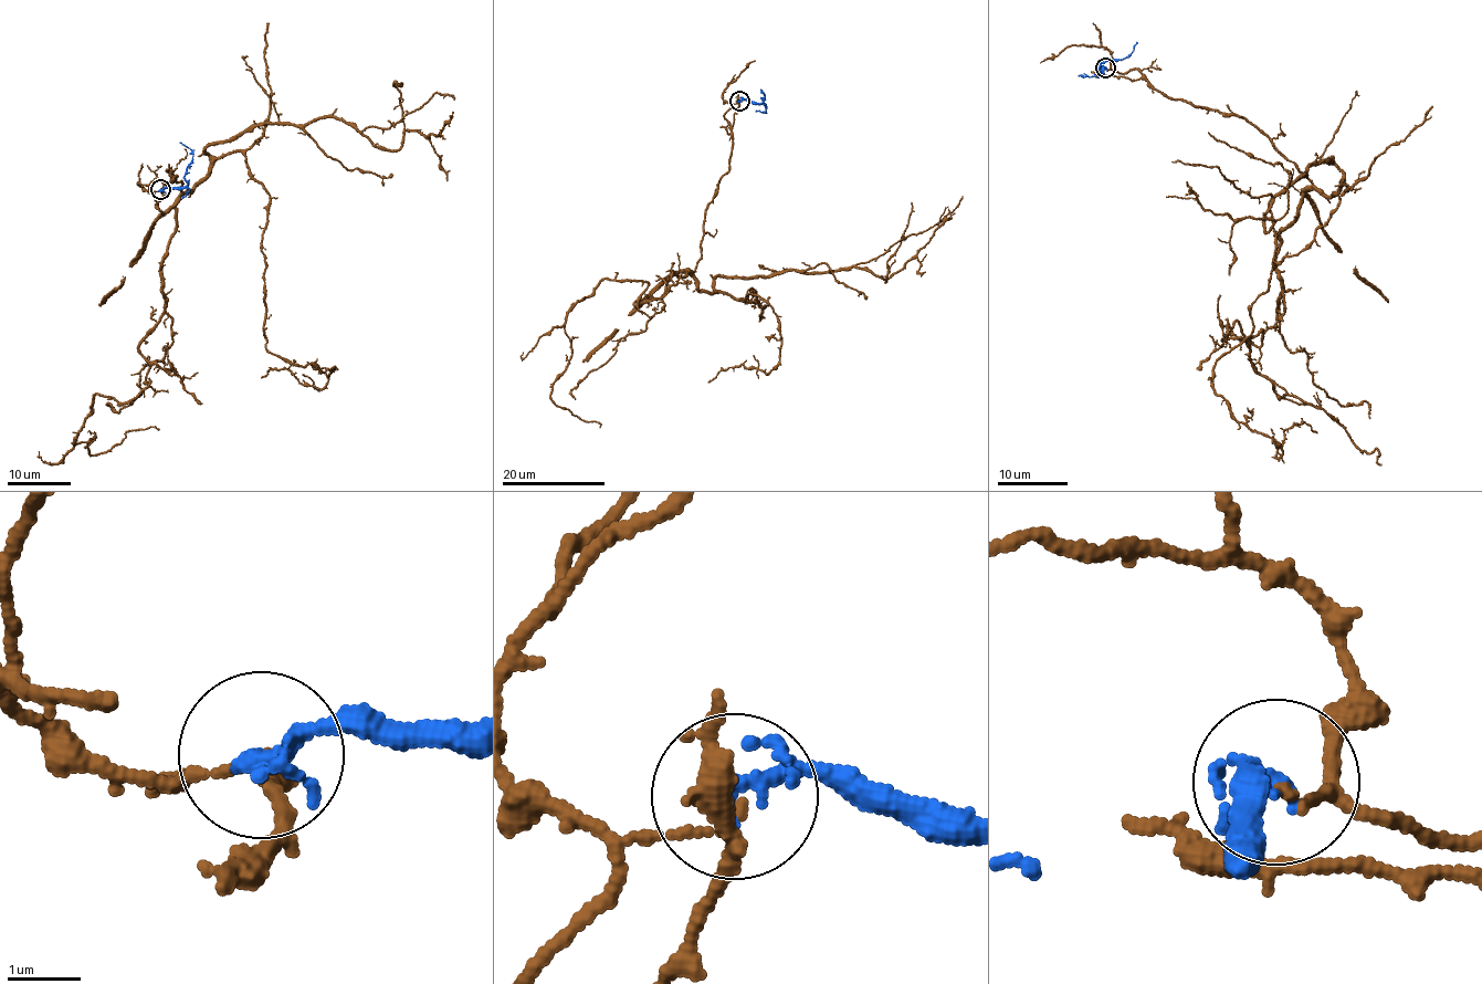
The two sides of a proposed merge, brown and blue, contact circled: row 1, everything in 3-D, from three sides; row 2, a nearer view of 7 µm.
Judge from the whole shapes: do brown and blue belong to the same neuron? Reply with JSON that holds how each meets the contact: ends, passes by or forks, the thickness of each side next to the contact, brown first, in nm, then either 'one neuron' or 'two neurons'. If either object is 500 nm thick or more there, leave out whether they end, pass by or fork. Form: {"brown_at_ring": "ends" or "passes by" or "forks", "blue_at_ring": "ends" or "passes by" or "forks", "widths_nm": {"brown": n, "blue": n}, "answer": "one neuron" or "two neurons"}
{"brown_at_ring": "passes by", "blue_at_ring": "passes by", "widths_nm": {"brown": 80, "blue": 190}, "answer": "two neurons"}

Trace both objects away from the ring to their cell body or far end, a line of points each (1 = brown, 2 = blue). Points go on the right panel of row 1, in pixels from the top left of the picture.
1: (1105, 69), (1247, 118), (1311, 181), (1278, 316), (1222, 338), (1380, 466)
2: (1105, 69), (1101, 76), (1099, 69), (1104, 62), (1127, 56), (1137, 42)

